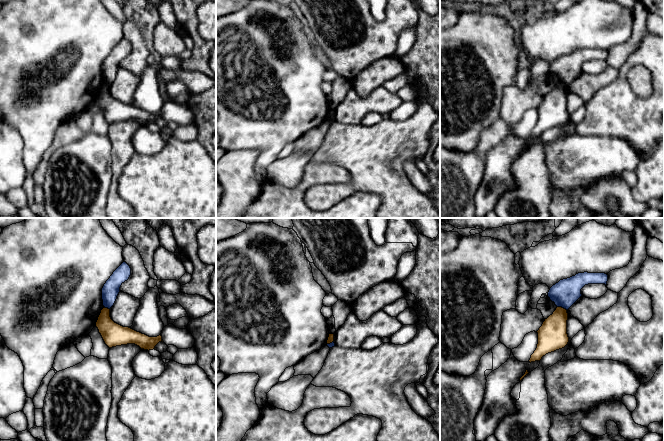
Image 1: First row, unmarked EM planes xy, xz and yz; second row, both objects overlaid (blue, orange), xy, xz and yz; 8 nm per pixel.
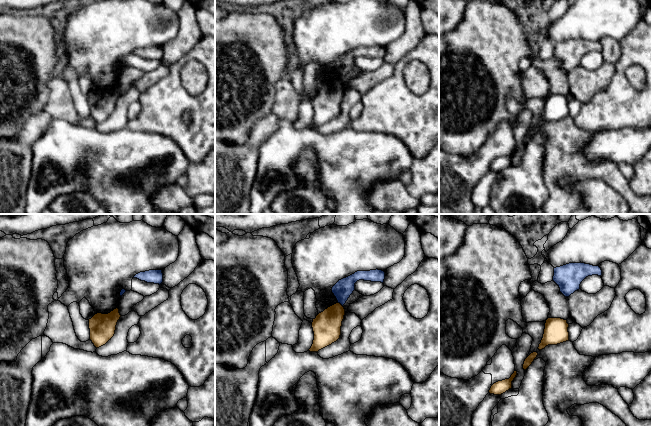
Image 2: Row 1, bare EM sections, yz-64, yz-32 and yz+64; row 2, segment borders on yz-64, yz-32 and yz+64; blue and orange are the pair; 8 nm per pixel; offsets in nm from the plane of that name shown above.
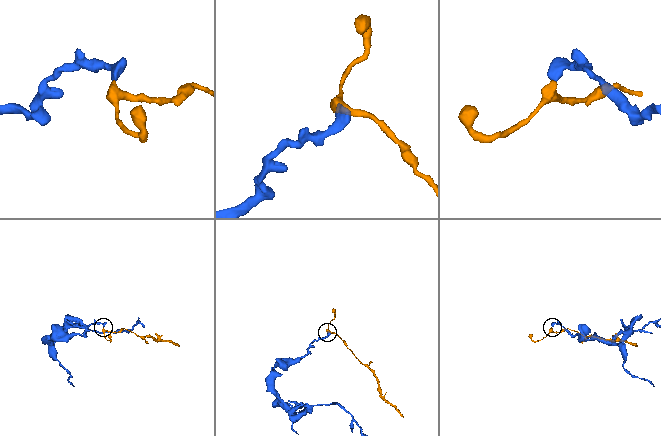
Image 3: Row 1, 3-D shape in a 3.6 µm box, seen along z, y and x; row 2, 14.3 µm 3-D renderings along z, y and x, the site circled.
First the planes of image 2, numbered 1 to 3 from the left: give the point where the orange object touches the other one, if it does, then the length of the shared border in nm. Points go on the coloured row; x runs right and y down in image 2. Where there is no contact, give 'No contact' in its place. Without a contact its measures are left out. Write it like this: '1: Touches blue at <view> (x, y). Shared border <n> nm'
1: No contact
2: Touches blue at yz-32 (340, 303). Shared border 50 nm
3: No contact

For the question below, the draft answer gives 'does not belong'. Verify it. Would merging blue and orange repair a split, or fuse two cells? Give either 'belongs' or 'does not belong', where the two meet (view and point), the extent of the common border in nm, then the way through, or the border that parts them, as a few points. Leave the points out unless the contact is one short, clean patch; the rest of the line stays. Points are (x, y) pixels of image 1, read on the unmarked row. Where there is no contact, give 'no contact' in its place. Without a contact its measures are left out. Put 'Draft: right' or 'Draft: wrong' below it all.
does not belong | yz (562, 83) | 90 nm | along yz (557, 82), (561, 82), (566, 86)
Draft: right

